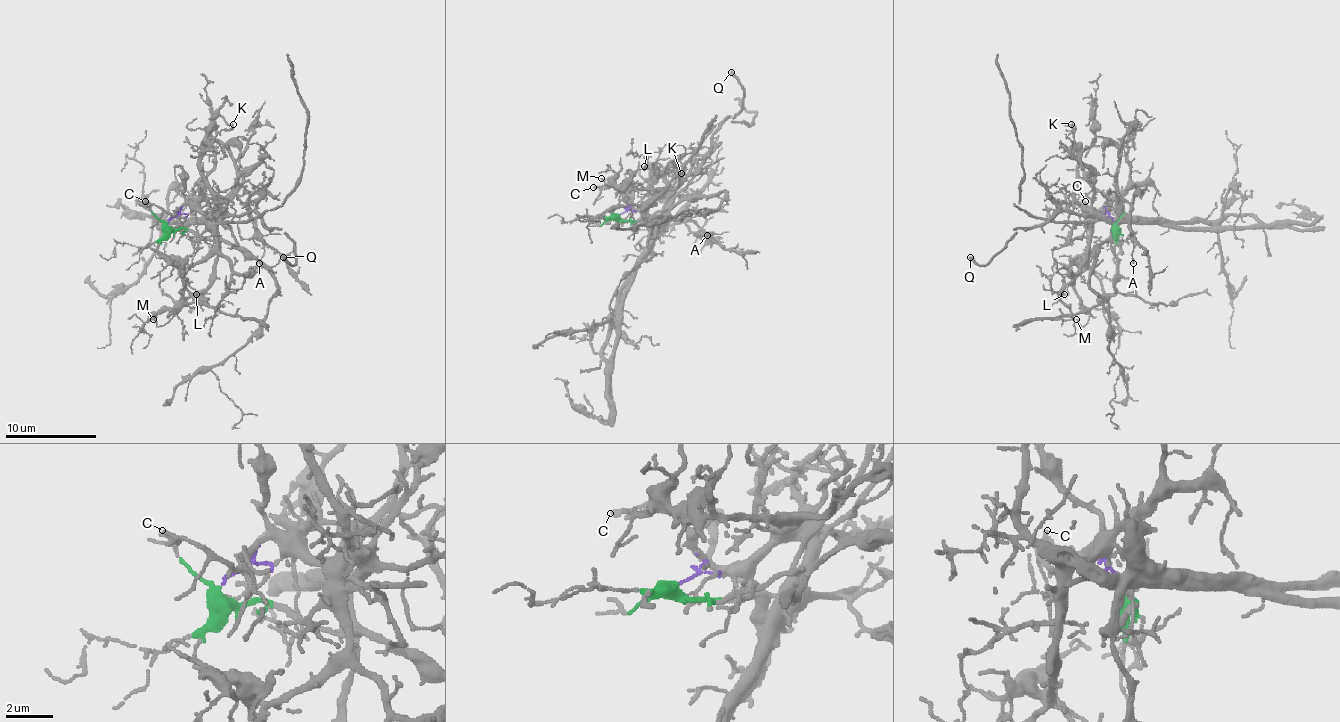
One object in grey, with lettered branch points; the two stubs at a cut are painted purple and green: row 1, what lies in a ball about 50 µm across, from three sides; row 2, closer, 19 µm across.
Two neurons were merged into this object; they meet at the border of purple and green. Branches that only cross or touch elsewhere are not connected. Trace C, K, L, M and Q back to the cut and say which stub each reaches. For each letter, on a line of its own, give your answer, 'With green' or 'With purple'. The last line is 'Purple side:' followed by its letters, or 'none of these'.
C: With purple
K: With purple
L: With purple
M: With purple
Q: With purple
Purple side: C, K, L, M, Q

